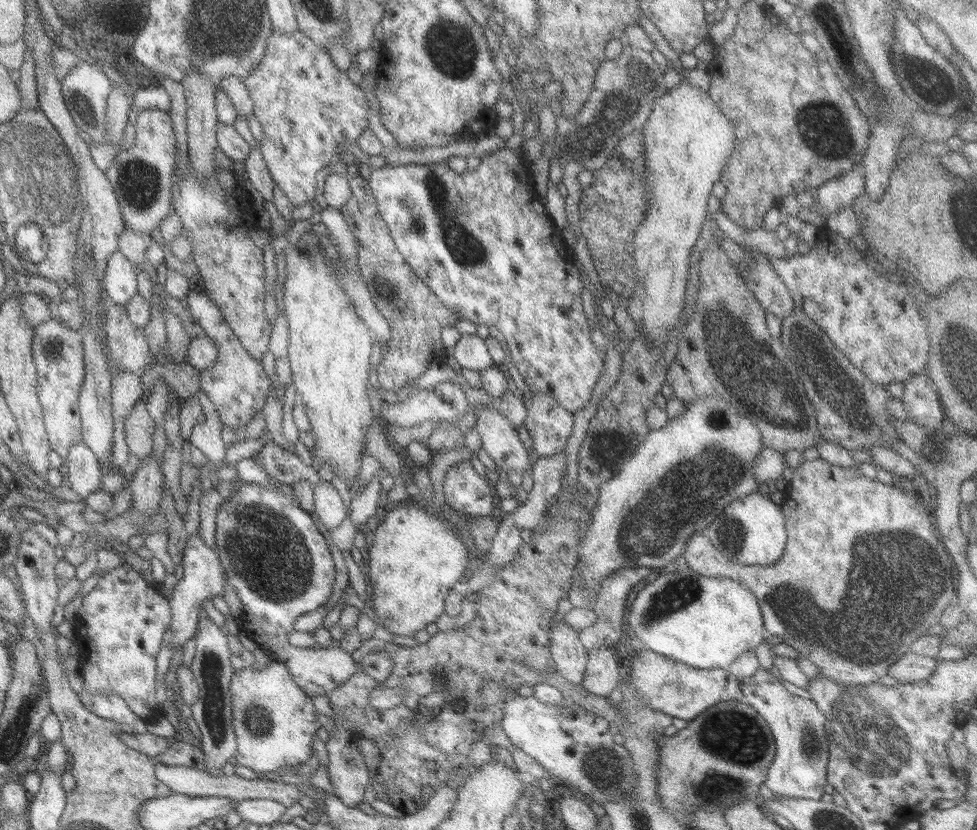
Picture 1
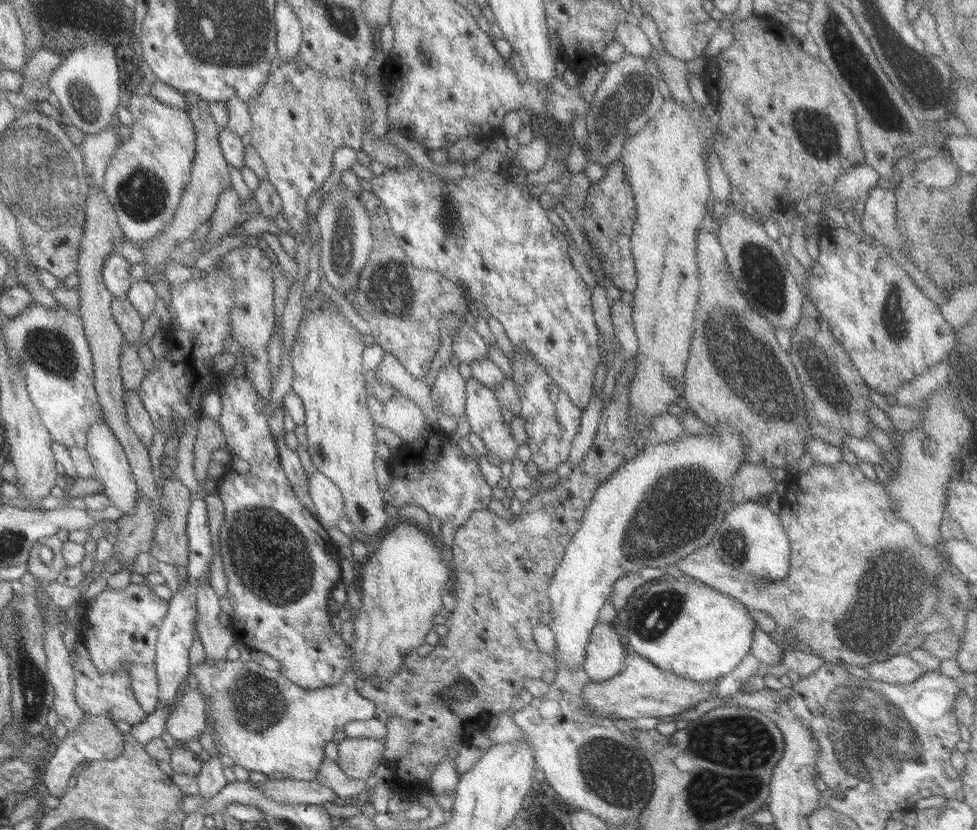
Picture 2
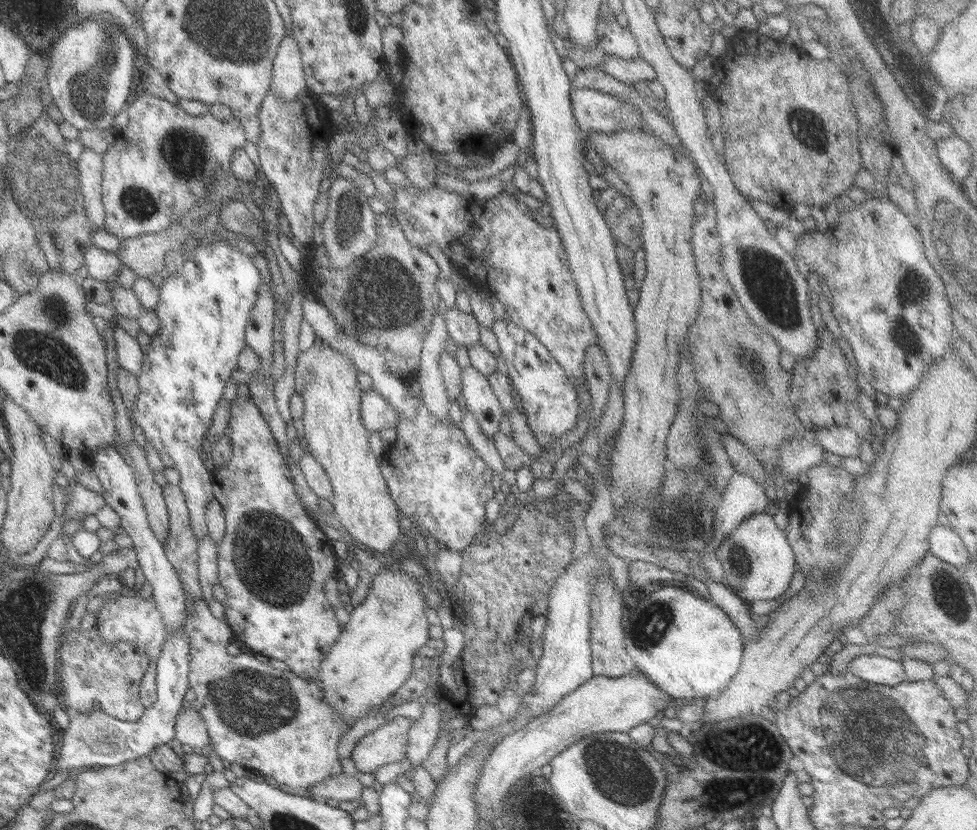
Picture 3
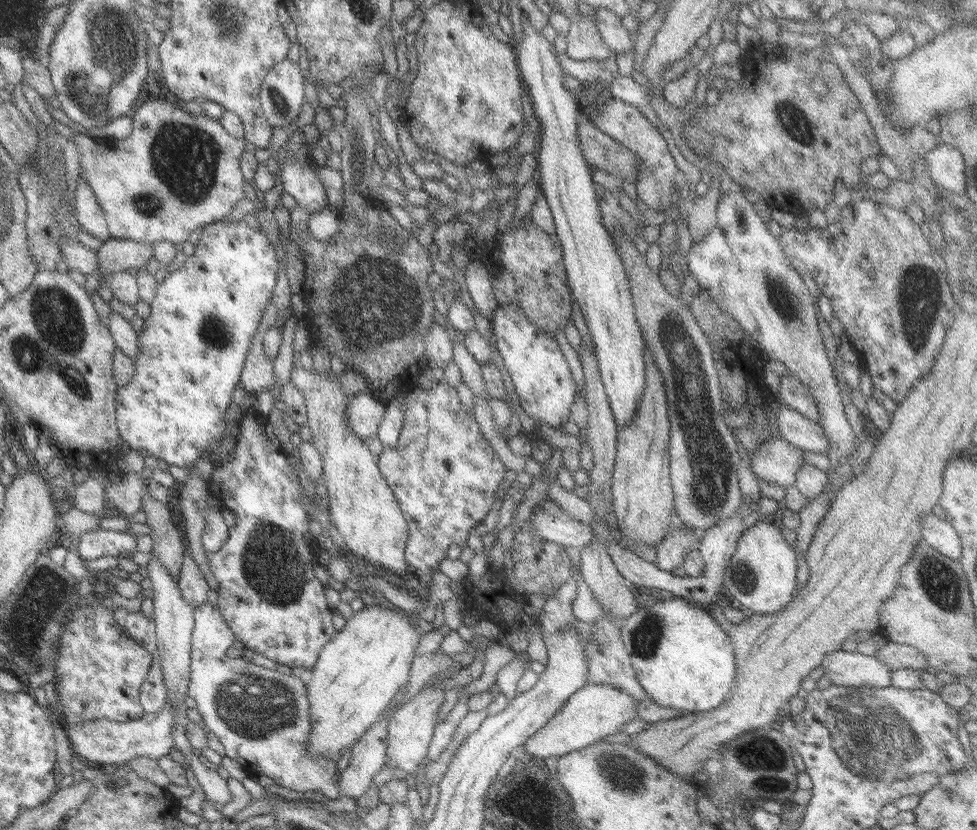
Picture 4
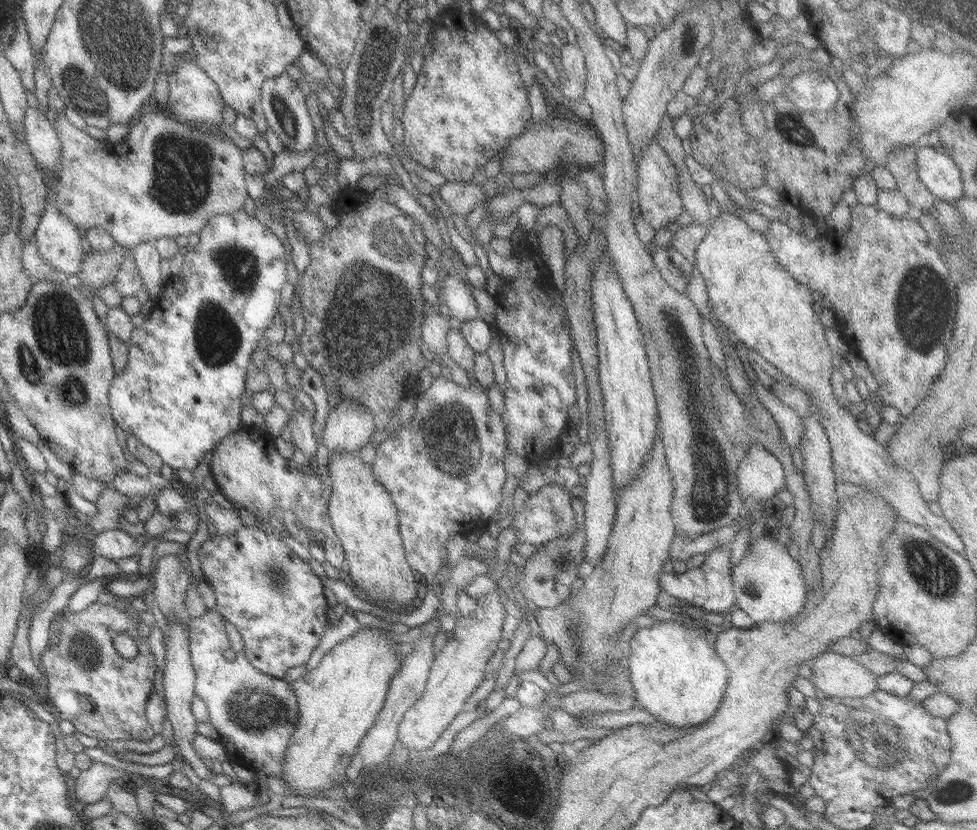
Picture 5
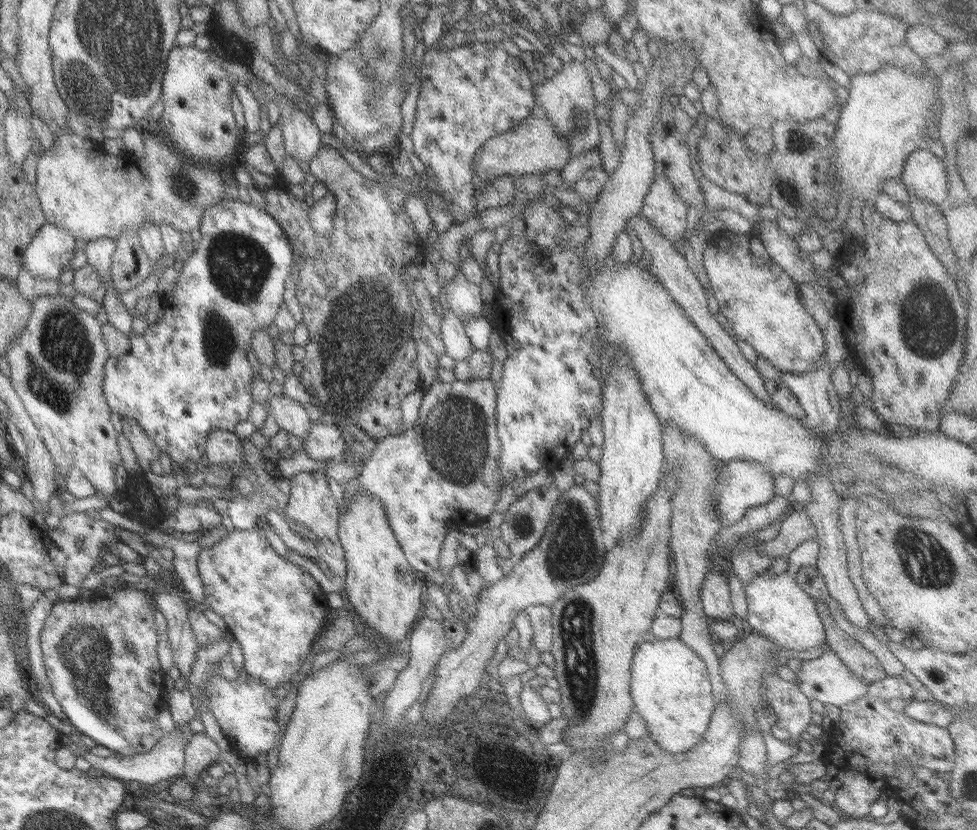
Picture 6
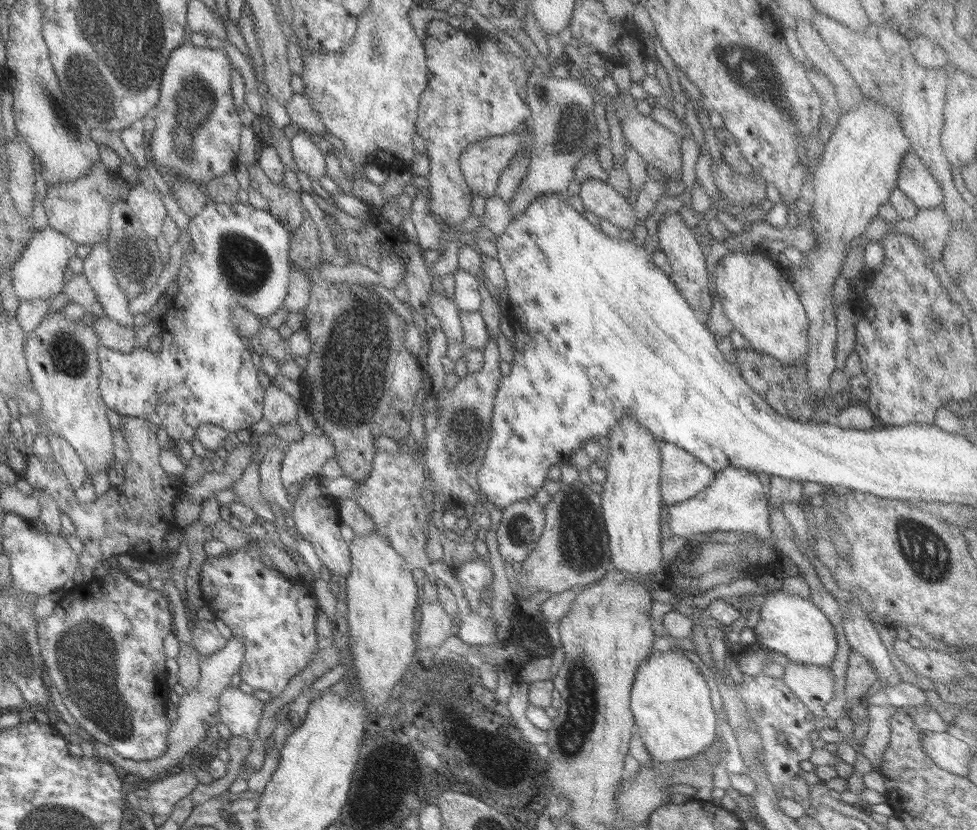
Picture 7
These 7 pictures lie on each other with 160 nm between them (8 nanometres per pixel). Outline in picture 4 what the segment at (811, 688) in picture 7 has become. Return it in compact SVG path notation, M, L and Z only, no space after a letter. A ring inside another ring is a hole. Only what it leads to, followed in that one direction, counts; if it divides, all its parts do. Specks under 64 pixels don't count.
M841 649L827 653L820 662L822 675L833 686L884 688L890 686L890 672L874 656Z

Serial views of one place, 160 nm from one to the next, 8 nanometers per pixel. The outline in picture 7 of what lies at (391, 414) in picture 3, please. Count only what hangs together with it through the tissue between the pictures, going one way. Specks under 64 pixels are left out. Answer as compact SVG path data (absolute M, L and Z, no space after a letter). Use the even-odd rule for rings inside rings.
M318 428L303 434L301 440L287 444L287 452L280 462L281 485L285 488L319 476L329 458L333 458L331 441Z

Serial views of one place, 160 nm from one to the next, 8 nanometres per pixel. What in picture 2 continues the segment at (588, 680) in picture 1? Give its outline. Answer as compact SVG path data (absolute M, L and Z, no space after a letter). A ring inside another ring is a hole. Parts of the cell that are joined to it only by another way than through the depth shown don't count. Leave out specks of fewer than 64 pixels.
M612 622L593 626L585 645L582 671L591 682L603 682L619 674L623 668L623 646Z

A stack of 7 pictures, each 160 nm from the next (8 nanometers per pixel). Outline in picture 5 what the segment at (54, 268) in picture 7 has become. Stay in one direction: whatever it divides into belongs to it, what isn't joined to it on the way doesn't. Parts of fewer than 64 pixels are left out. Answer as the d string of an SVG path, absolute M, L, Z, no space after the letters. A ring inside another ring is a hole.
M46 193L44 211L34 233L34 243L40 259L57 272L74 275L79 272L82 258L81 236L68 218L57 211Z

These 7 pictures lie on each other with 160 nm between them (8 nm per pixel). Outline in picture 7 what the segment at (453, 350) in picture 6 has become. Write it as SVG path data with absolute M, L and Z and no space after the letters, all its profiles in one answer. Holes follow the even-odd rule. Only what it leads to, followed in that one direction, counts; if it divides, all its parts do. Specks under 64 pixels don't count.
M440 290L428 294L428 303L430 313L437 319L445 338L461 343L458 308Z

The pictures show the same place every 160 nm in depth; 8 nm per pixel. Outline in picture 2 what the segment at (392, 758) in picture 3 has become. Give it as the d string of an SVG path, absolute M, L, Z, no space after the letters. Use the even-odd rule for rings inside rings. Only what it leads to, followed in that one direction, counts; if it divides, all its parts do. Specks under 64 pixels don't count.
M385 737L372 738L345 738L336 744L337 765L341 772L349 778L358 778L365 781L374 773L380 762L384 762L382 752Z

